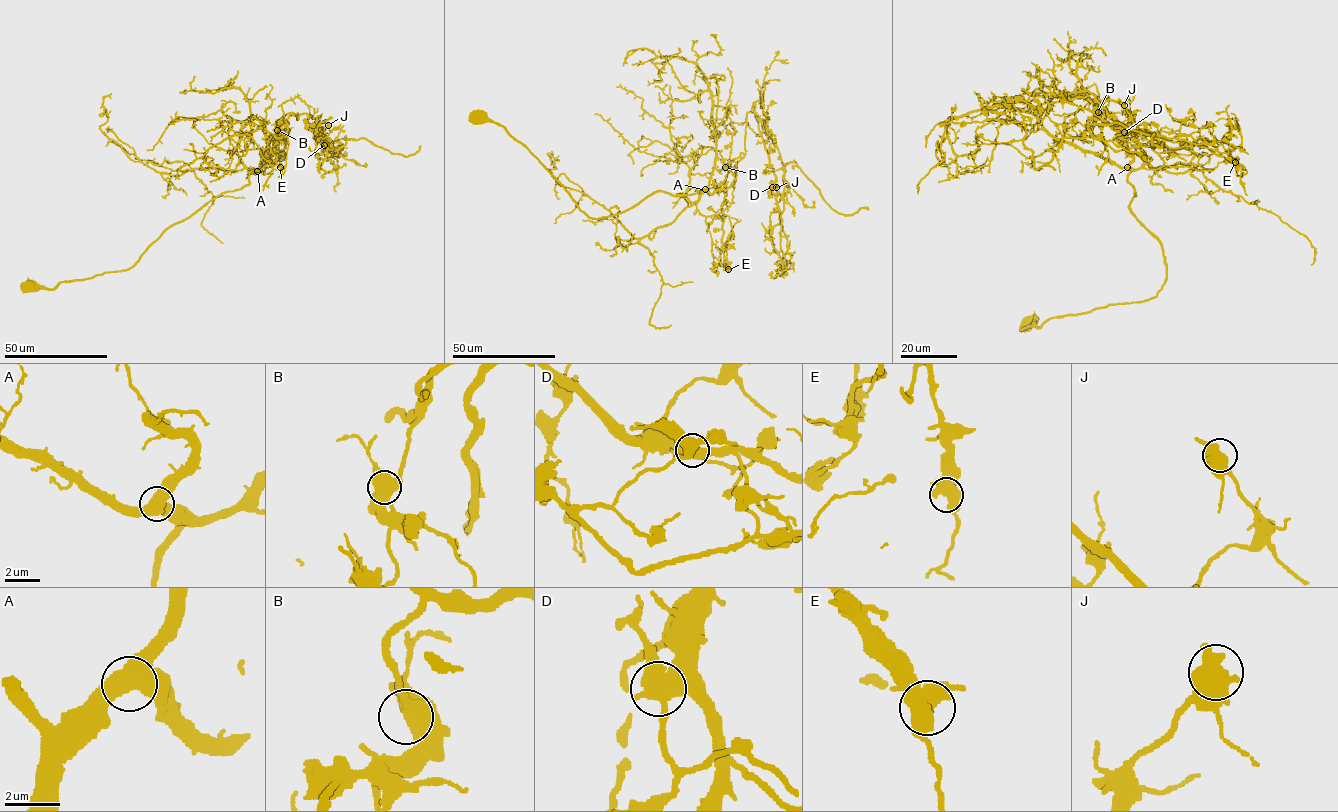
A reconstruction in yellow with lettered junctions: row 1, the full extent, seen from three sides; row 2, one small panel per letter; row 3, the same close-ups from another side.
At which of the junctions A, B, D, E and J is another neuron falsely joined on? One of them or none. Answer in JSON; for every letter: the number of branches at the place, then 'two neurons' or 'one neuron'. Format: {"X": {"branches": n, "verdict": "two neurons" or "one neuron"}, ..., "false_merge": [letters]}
{"A": {"branches": 3, "verdict": "one neuron"}, "B": {"branches": 3, "verdict": "one neuron"}, "D": {"branches": 3, "verdict": "two neurons"}, "E": {"branches": 3, "verdict": "one neuron"}, "J": {"branches": 3, "verdict": "one neuron"}, "false_merge": ["D"]}

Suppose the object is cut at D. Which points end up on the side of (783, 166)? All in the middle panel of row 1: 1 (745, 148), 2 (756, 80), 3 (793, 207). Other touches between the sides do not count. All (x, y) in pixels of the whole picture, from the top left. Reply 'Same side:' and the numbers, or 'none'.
Same side: 2

